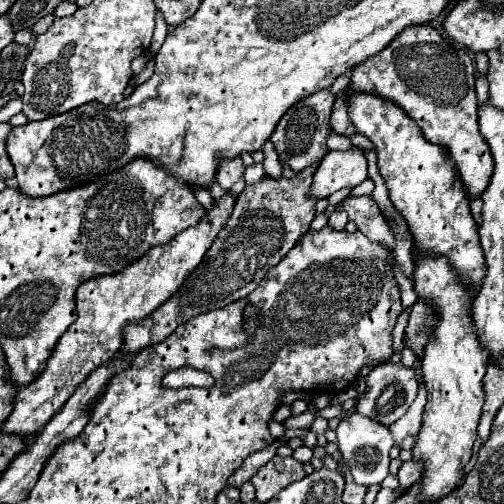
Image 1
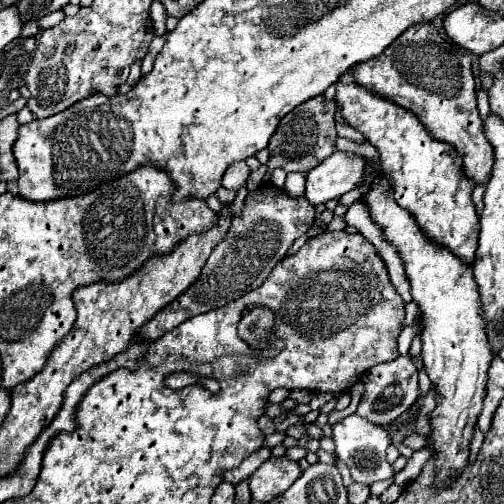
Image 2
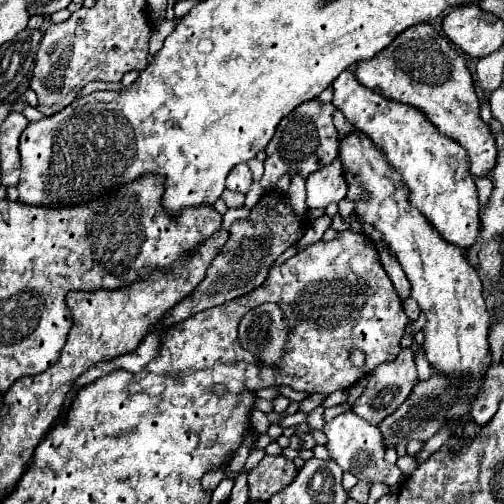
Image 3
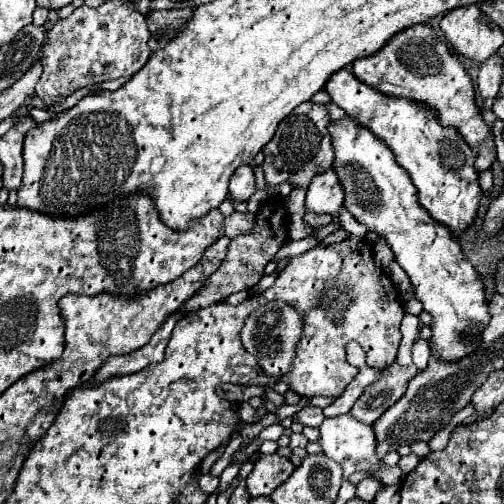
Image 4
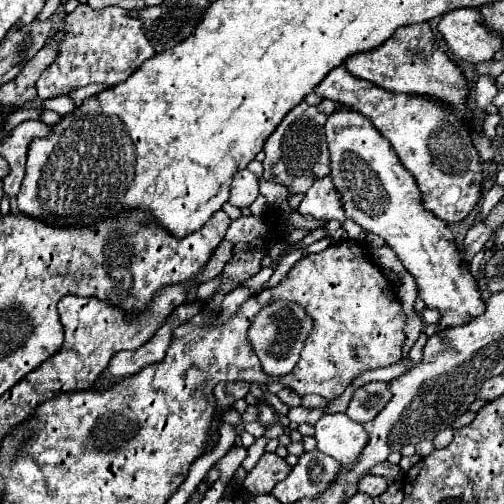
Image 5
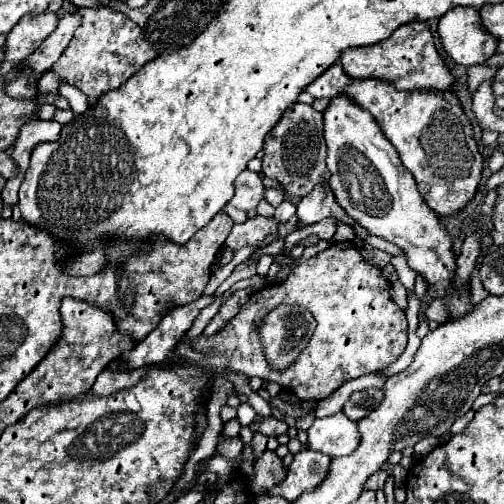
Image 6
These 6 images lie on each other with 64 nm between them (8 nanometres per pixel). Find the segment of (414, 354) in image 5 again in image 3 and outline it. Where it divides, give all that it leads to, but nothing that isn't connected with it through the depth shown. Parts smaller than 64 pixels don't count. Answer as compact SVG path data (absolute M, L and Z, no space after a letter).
M416 348L416 366L418 366L418 378L420 378L422 382L432 376L432 368L430 368L428 360L424 360L422 348Z

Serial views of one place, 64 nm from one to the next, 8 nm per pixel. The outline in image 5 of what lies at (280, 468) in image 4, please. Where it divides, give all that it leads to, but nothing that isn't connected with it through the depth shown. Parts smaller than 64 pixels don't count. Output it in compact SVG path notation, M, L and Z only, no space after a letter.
M266 452L258 460L258 464L254 466L254 470L246 474L244 488L252 496L256 496L256 494L270 494L272 488L290 474L290 470L292 470L292 466L284 458Z

